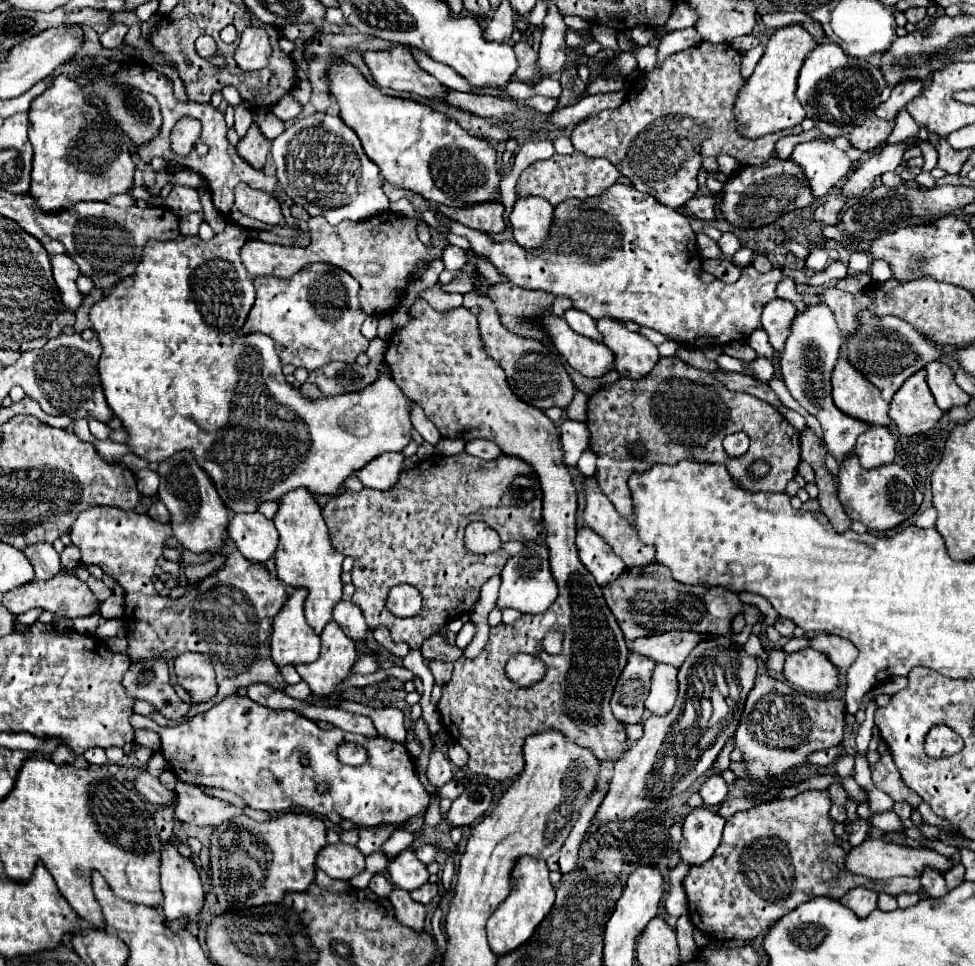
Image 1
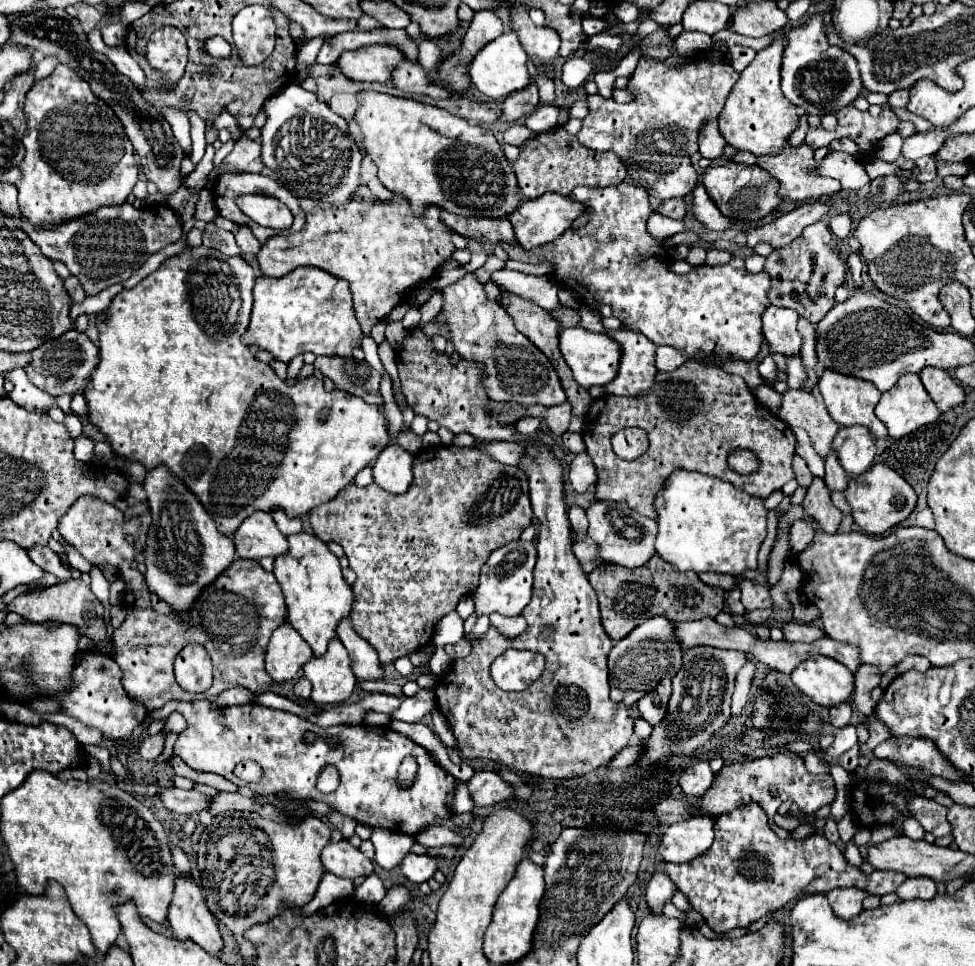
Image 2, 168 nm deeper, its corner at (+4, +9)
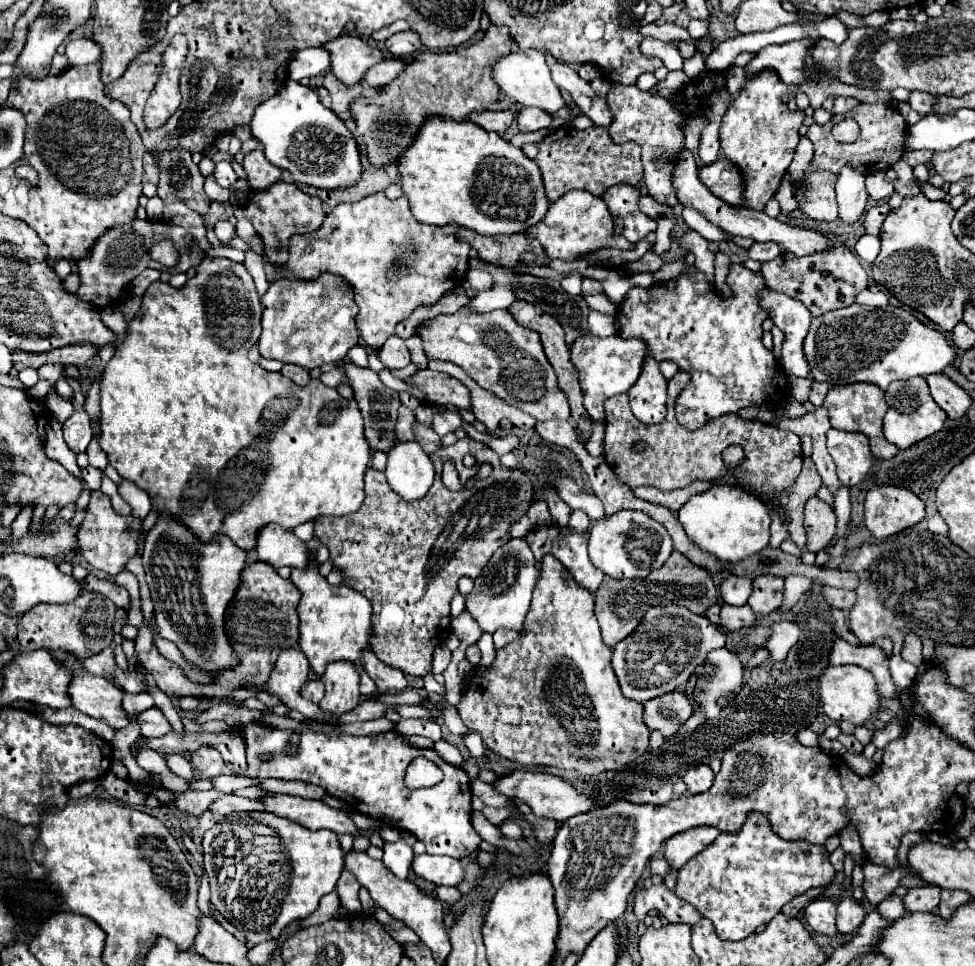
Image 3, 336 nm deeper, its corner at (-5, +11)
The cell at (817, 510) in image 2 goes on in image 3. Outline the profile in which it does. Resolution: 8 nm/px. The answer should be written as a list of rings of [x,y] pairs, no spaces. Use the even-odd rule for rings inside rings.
[[[815,496],[807,500],[805,520],[803,520],[803,526],[807,530],[805,550],[819,552],[829,542],[829,538],[835,534],[835,522],[837,522],[837,516],[829,504],[825,504],[823,500]]]

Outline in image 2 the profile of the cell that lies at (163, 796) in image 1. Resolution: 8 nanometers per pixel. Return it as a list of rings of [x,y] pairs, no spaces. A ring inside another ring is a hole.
[[[168,786],[162,788],[158,798],[162,800],[162,804],[176,814],[198,814],[208,806],[208,794],[200,792],[198,788],[192,790],[180,790],[176,786]]]

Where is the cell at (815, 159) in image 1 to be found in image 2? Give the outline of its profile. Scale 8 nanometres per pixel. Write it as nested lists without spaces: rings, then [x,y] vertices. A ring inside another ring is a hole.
[[[828,152],[822,160],[818,160],[814,170],[810,172],[816,176],[828,176],[840,180],[842,190],[860,190],[864,184],[870,182],[860,162],[844,152]]]

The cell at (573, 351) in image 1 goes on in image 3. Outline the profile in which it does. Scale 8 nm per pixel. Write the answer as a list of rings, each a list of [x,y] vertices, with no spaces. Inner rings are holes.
[[[587,334],[575,340],[575,344],[571,346],[571,360],[575,368],[579,370],[579,382],[585,394],[585,408],[595,422],[601,422],[601,424],[605,422],[603,402],[609,396],[627,392],[637,382],[647,356],[649,356],[647,344],[641,338],[637,340],[625,340],[621,336],[597,338],[597,336]]]

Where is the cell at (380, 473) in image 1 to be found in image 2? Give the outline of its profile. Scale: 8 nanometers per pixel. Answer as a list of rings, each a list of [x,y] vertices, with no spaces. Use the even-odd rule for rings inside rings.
[[[388,444],[372,464],[374,482],[392,494],[404,494],[412,482],[412,454]]]

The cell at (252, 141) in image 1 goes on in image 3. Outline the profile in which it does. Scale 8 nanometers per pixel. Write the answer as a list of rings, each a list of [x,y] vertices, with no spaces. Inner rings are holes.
[[[253,150],[251,154],[247,154],[243,168],[249,174],[247,182],[251,184],[253,190],[261,190],[261,188],[267,188],[267,186],[279,182],[281,172],[283,172],[277,166],[271,166],[271,162],[267,162],[267,158],[261,150]]]

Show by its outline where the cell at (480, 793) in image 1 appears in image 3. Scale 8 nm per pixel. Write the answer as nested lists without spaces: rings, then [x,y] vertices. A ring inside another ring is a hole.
[[[515,770],[513,774],[507,774],[507,776],[499,778],[497,784],[495,784],[495,790],[499,794],[507,796],[507,798],[523,800],[525,804],[531,806],[533,814],[543,816],[543,818],[551,818],[555,822],[565,822],[571,816],[589,812],[589,810],[599,806],[589,796],[577,794],[577,790],[569,782],[561,780],[559,776],[553,776],[553,774],[547,774],[547,772],[539,772],[539,770]]]

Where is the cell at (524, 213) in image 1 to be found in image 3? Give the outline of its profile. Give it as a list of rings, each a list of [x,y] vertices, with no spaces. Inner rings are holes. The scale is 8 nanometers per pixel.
[[[575,190],[567,192],[563,198],[553,202],[547,210],[547,216],[531,226],[525,232],[527,238],[537,238],[547,252],[549,258],[559,258],[559,260],[577,260],[583,254],[593,254],[603,248],[617,248],[617,250],[633,250],[635,244],[631,244],[627,238],[617,236],[613,232],[613,216],[607,208],[607,204],[585,192],[585,190]]]

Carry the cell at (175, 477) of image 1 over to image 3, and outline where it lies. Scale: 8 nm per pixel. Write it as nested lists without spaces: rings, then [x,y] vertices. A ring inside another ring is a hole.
[[[163,516],[147,534],[141,560],[155,604],[159,636],[173,642],[183,658],[197,670],[217,672],[239,666],[239,656],[231,650],[223,622],[225,610],[237,586],[241,586],[247,554],[223,534],[209,544],[201,544],[183,524]]]

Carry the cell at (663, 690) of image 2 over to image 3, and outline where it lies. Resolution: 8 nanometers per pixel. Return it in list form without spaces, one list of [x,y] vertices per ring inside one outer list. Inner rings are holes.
[[[675,690],[671,694],[663,694],[645,702],[643,720],[649,726],[649,730],[657,730],[663,738],[671,738],[691,718],[691,714],[693,706],[689,698]]]

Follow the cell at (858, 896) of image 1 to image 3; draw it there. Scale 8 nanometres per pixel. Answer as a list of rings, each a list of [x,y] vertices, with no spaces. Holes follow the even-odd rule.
[[[843,898],[837,904],[837,932],[839,934],[851,934],[859,928],[859,924],[865,918],[865,910],[859,902],[853,898]]]

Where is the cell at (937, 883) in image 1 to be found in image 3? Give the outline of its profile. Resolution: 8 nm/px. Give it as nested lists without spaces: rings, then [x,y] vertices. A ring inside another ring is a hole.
[[[939,886],[911,888],[909,894],[903,898],[903,904],[907,912],[937,912]]]

